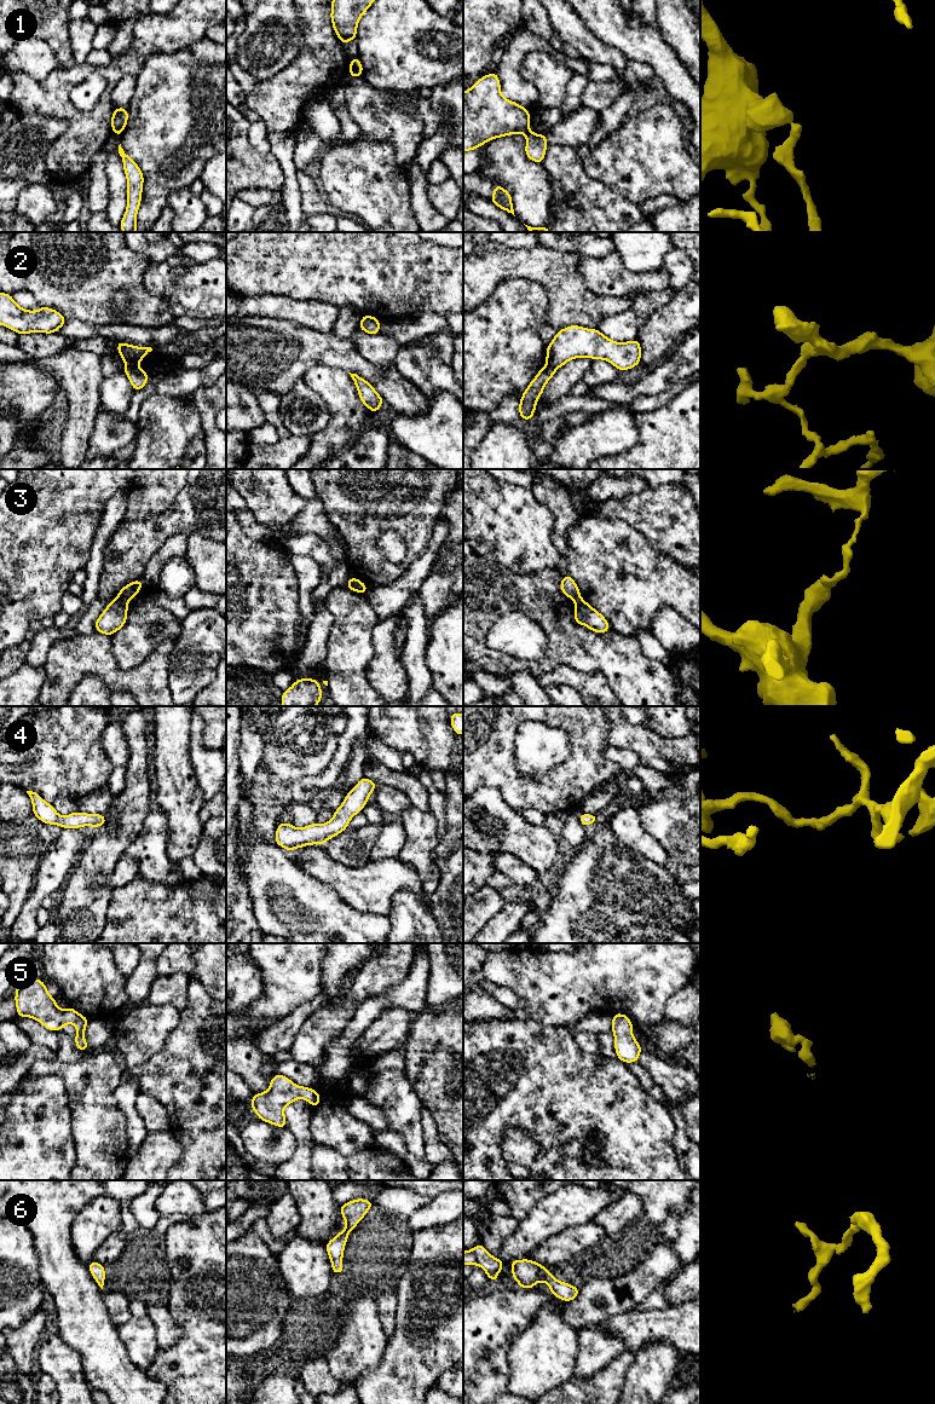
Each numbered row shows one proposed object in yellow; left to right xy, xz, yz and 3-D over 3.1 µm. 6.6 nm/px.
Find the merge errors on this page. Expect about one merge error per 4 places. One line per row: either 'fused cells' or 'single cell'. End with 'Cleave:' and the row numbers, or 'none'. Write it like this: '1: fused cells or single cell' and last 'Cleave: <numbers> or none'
1: fused cells
2: single cell
3: fused cells
4: single cell
5: single cell
6: single cell
Cleave: 1, 3

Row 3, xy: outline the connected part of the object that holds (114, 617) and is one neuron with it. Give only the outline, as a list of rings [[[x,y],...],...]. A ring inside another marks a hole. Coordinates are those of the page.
[[[112,600],[94,622],[97,632],[111,636],[119,631],[127,622],[127,602]]]

